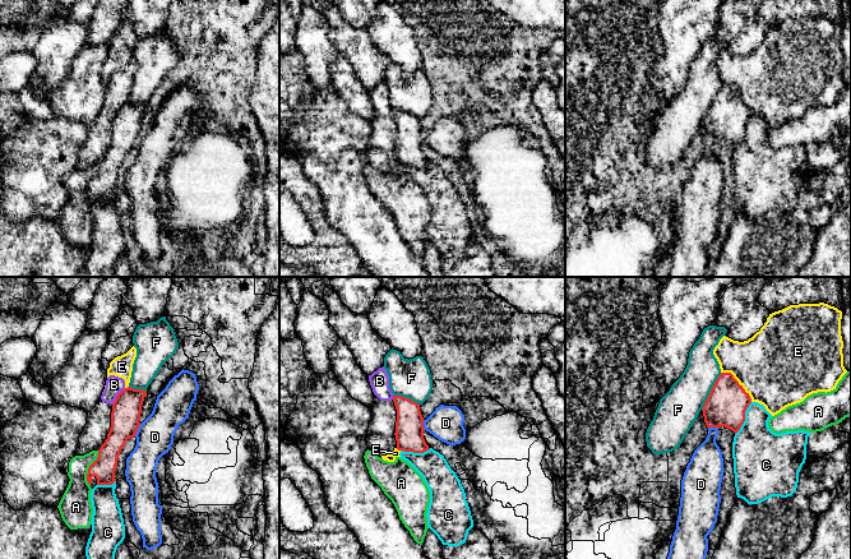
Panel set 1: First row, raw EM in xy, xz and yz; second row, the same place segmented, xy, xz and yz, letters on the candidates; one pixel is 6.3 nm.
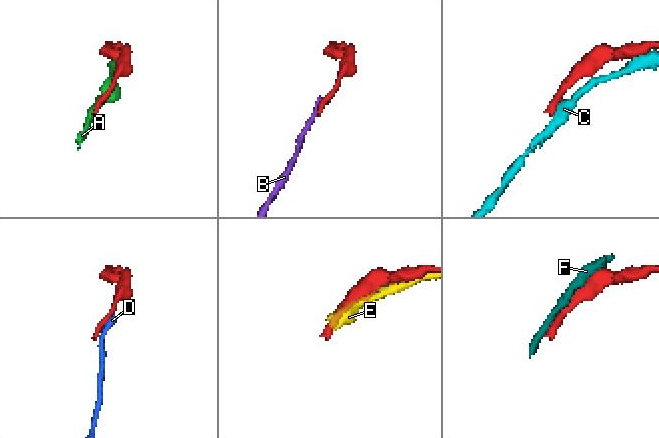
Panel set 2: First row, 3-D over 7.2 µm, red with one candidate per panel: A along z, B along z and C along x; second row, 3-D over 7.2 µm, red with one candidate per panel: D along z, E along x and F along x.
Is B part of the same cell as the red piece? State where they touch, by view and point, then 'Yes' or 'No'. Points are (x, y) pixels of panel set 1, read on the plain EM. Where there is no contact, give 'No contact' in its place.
Touches red at xy (118, 110). No

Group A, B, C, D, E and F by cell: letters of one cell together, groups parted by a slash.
A / B E / C / D / F

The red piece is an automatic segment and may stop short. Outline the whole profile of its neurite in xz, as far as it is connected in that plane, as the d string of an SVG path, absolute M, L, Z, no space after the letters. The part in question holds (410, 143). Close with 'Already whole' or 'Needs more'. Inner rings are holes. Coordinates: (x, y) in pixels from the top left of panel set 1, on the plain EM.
M393 110L397 124L396 154L397 163L413 167L429 165L424 153L424 131L420 119L402 110Z. Already whole

